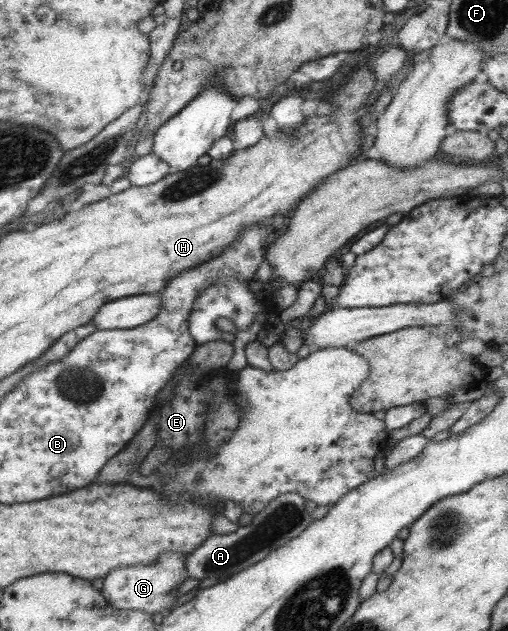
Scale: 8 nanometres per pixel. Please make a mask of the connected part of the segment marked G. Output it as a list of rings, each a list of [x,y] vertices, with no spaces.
[[[161,553],[155,558],[155,563],[147,567],[123,567],[113,569],[103,579],[100,595],[115,609],[139,609],[139,611],[153,615],[153,613],[166,614],[164,610],[171,609],[176,596],[171,596],[173,589],[187,578],[185,572],[185,557],[183,553]]]

